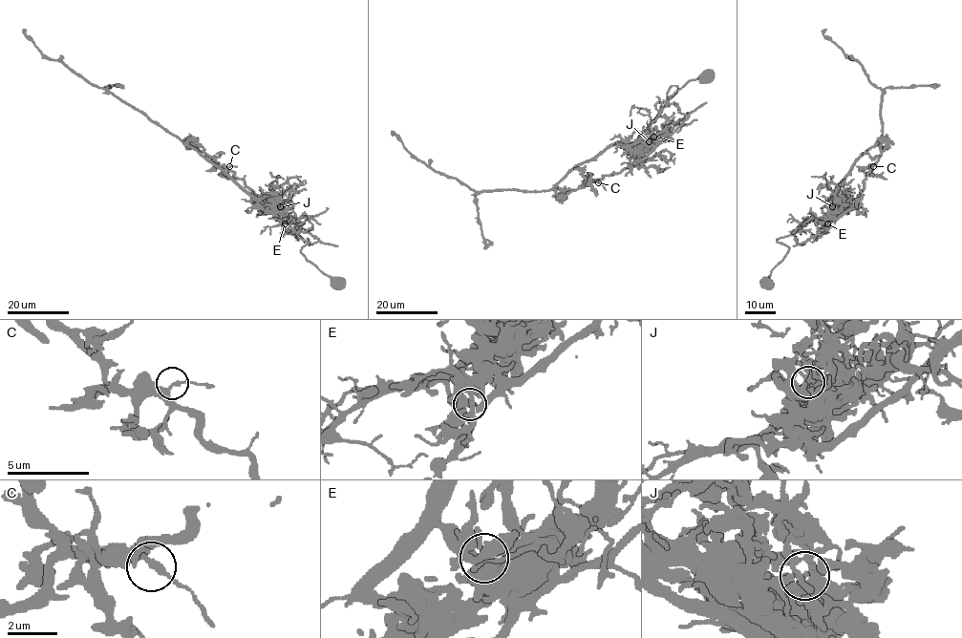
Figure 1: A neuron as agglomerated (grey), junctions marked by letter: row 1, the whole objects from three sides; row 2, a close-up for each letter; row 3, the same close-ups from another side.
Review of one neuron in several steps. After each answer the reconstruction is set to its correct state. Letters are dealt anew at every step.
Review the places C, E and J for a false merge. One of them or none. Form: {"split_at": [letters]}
{"split_at": ["E"]}

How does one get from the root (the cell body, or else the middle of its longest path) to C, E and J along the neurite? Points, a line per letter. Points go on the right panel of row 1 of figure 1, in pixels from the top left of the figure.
C: (767, 282), (771, 271), (788, 251), (787, 246), (776, 241), (794, 234), (808, 223), (852, 206), (873, 166)
E: (767, 282), (771, 271), (788, 251), (788, 247), (778, 243), (778, 239), (794, 234), (815, 219), (827, 223)
J: (767, 282), (771, 271), (788, 251), (787, 246), (776, 241), (794, 234), (808, 223), (827, 216), (832, 206)

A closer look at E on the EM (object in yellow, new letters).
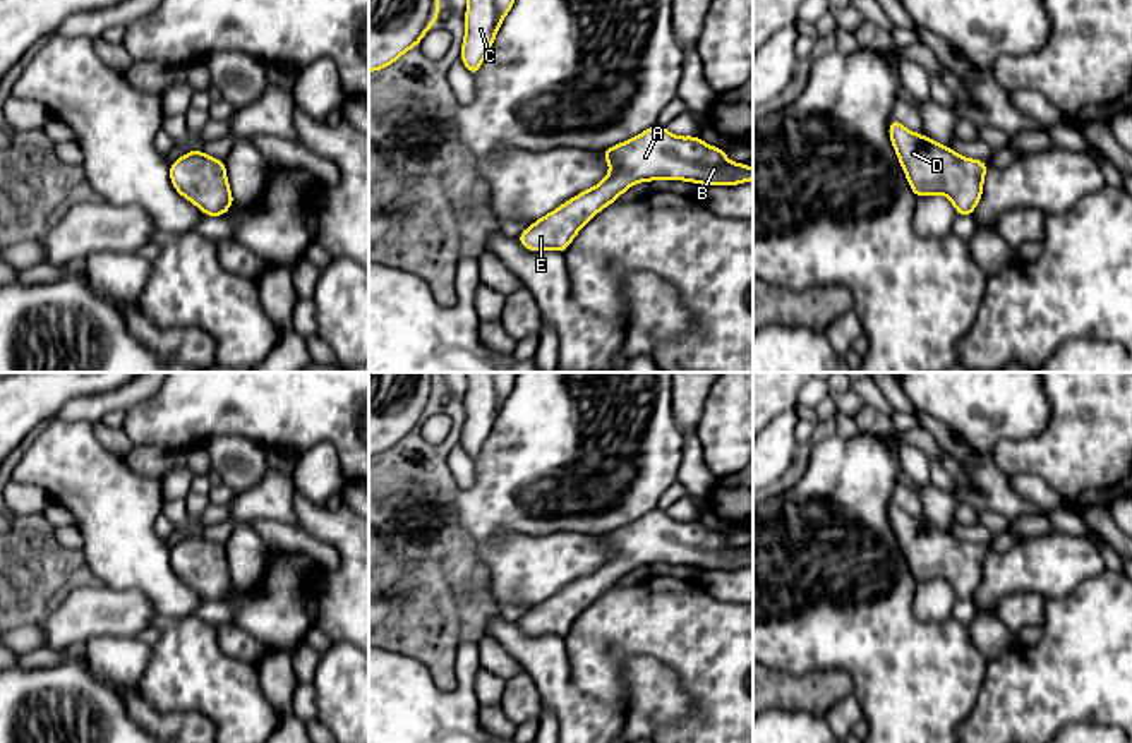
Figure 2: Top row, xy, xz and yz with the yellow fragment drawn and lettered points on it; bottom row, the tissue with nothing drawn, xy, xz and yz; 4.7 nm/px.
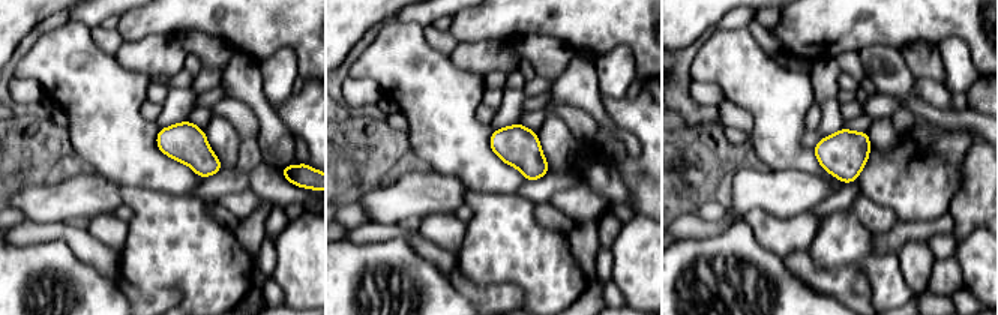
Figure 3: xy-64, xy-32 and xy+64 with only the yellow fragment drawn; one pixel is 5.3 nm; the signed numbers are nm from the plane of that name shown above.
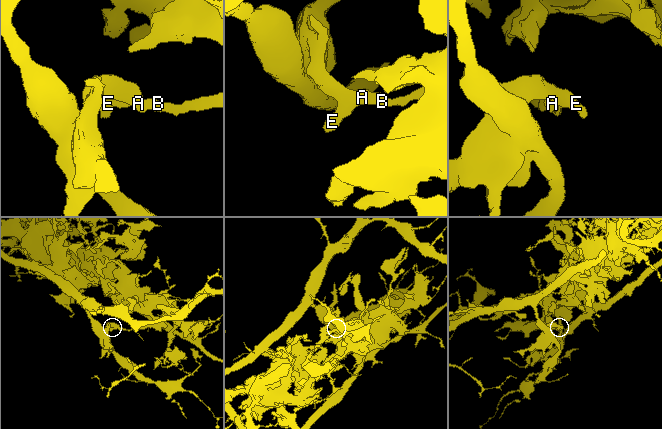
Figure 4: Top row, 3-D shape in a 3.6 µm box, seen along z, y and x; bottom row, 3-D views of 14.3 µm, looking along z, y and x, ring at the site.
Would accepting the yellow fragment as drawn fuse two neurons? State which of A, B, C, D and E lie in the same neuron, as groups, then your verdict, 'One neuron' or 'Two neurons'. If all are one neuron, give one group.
Groups: A B / C D E. Two neurons

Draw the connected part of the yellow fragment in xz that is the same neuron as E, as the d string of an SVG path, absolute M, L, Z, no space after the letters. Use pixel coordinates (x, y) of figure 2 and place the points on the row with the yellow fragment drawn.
M595 185L571 197L557 209L535 220L518 235L518 242L527 251L561 251L566 252L575 235L599 213L600 185Z

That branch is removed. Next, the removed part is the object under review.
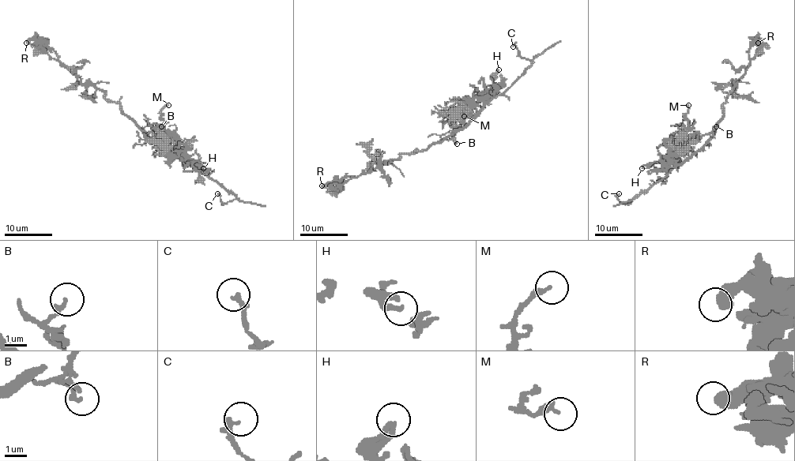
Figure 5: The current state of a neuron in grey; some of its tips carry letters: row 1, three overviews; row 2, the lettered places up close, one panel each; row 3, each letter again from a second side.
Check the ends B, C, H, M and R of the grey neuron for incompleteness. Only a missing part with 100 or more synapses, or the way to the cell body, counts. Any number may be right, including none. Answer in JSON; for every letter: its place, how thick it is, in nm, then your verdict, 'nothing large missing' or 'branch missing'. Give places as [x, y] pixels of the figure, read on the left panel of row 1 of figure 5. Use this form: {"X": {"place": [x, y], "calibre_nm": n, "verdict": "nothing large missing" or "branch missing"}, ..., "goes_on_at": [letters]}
{"B": {"place": [161, 126], "calibre_nm": 200, "verdict": "nothing large missing"}, "C": {"place": [217, 193], "calibre_nm": 240, "verdict": "nothing large missing"}, "H": {"place": [203, 168], "calibre_nm": 280, "verdict": "nothing large missing"}, "M": {"place": [168, 105], "calibre_nm": 240, "verdict": "nothing large missing"}, "R": {"place": [26, 43], "calibre_nm": 500, "verdict": "nothing large missing"}, "goes_on_at": []}

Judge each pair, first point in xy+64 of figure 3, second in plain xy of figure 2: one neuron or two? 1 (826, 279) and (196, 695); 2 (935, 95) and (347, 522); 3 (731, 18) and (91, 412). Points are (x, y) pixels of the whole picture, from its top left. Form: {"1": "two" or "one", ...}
{"1": "two", "2": "one", "3": "one"}

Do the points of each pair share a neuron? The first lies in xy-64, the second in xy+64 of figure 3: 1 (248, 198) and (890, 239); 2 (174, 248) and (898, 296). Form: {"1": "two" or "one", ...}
{"1": "two", "2": "one"}

